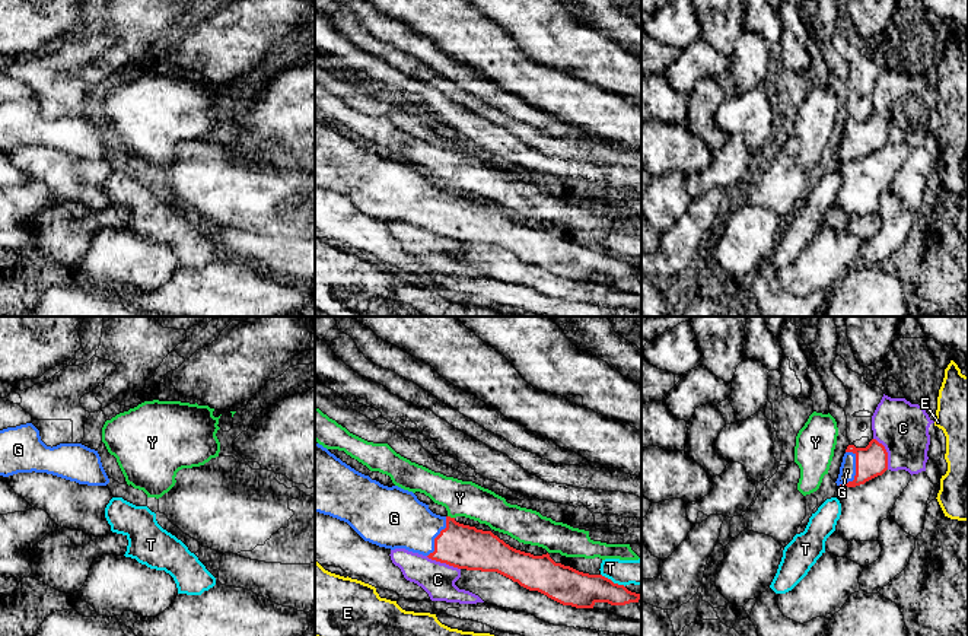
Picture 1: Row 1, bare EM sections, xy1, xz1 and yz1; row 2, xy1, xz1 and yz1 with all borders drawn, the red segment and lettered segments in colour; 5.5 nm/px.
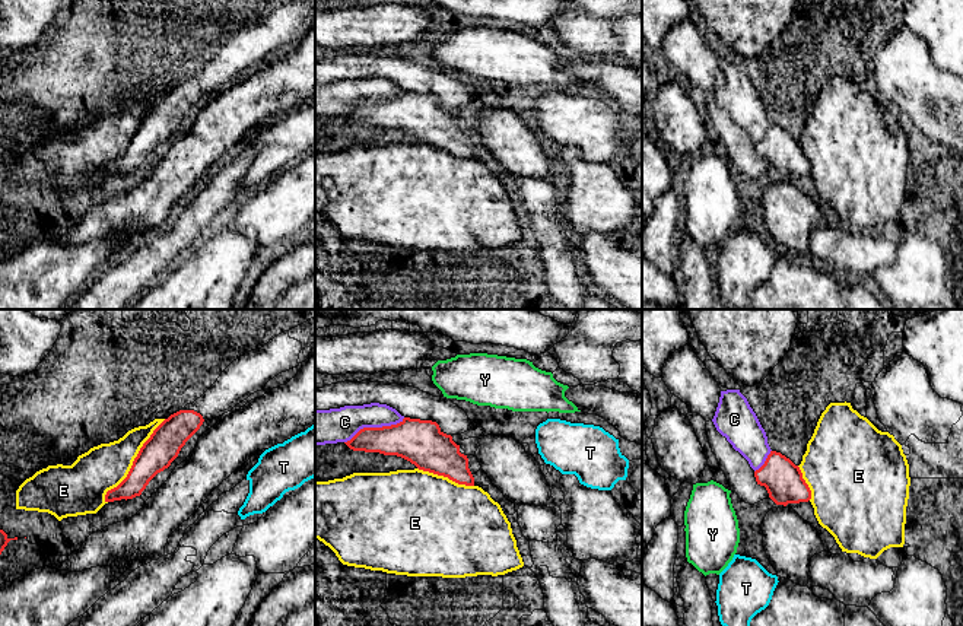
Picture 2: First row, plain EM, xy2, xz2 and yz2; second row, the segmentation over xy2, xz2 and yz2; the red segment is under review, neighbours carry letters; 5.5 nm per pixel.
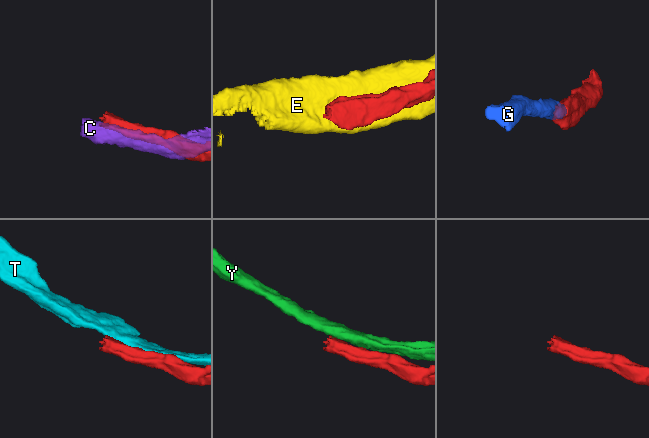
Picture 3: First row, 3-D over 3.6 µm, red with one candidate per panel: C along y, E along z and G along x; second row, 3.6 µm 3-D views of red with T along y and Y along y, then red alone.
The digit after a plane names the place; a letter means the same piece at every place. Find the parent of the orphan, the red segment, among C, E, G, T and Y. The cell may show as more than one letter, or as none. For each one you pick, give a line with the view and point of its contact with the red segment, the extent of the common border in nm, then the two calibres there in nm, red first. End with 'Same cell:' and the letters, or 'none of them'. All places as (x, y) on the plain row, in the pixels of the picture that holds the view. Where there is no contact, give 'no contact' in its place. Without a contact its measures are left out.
G: yz1 (856, 146) | 220 nm | 170/90 nm
Same cell: G

